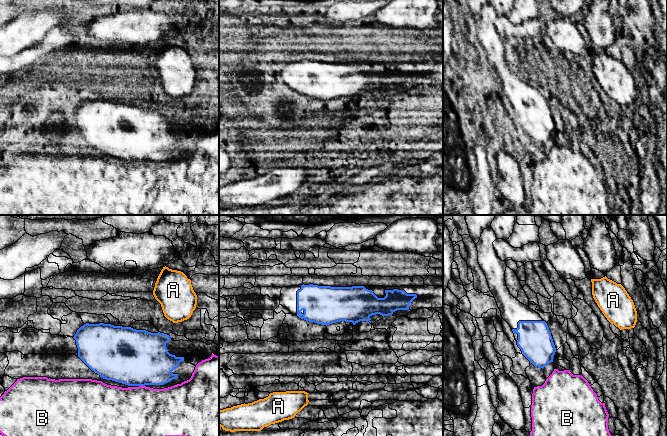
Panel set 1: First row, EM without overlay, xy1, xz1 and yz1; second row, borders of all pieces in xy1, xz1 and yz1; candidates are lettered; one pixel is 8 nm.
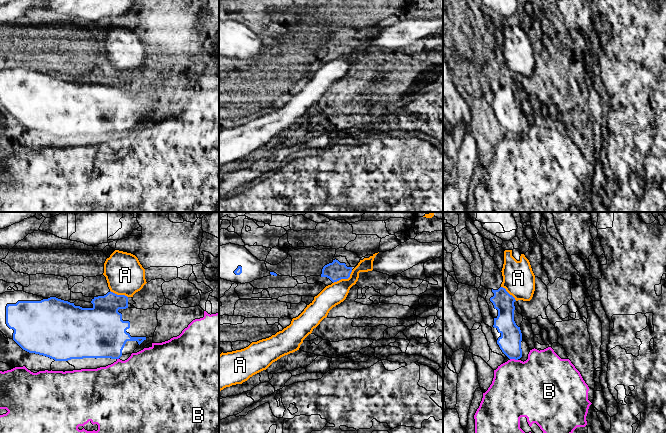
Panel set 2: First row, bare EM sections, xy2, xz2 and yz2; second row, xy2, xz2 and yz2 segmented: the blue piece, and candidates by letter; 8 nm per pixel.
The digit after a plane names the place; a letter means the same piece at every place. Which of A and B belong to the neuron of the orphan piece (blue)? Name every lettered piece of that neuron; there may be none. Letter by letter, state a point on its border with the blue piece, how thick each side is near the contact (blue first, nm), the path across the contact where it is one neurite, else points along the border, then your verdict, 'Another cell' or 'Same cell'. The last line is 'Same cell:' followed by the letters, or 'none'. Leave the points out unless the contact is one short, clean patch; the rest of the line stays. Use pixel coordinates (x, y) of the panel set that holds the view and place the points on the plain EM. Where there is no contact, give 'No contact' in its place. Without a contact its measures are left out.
A: Touches blue at xz2 (344, 54). Thickness 160 nm (blue) against 170 nm. Boundary: xz2 (352, 46), (347, 54), (341, 54), (333, 59). Another cell
B: Touches blue at yz2 (514, 134). Thickness 180 nm (blue) against 440 nm. Another cell
Same cell: none

